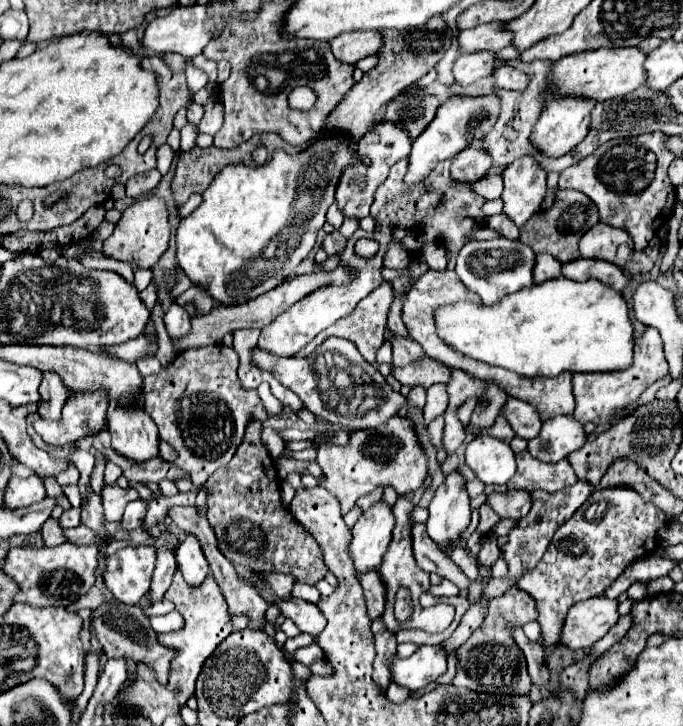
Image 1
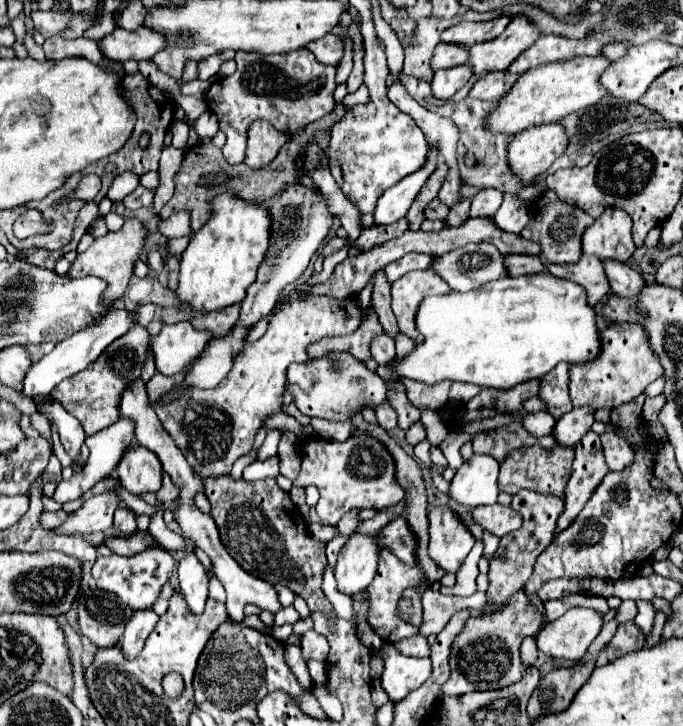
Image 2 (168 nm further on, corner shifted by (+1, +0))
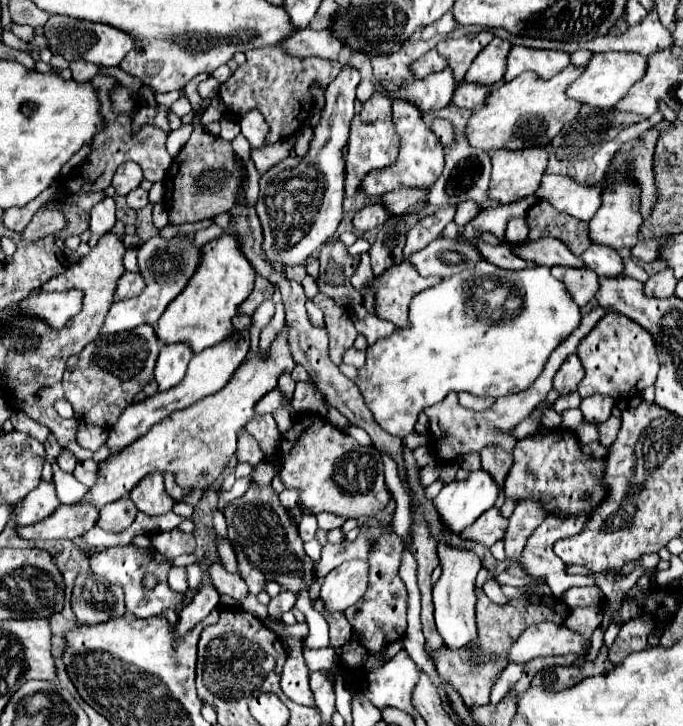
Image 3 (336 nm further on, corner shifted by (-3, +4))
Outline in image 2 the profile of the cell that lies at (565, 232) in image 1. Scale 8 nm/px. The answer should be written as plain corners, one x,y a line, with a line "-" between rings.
551,190
535,198
529,206
529,224
523,228
521,236
525,240
539,242
543,248
543,260
549,264
575,264
581,258
581,236
587,226
593,224
593,218
585,212
579,212
577,208
567,208

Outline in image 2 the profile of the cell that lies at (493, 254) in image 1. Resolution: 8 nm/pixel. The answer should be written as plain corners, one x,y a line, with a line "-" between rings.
467,244
435,258
431,270
441,276
451,290
467,292
491,280
503,278
503,256
493,244

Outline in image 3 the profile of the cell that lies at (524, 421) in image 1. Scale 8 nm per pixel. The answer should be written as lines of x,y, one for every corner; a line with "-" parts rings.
565,410
561,414
561,428
573,432
581,424
581,420
583,420
583,416
581,416
579,410

